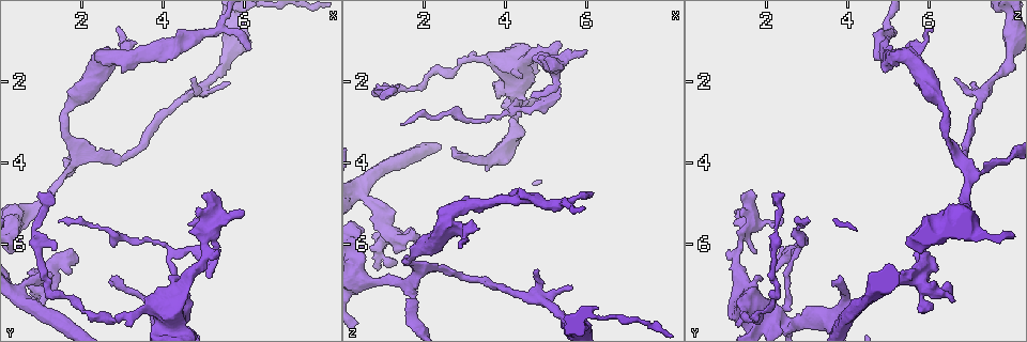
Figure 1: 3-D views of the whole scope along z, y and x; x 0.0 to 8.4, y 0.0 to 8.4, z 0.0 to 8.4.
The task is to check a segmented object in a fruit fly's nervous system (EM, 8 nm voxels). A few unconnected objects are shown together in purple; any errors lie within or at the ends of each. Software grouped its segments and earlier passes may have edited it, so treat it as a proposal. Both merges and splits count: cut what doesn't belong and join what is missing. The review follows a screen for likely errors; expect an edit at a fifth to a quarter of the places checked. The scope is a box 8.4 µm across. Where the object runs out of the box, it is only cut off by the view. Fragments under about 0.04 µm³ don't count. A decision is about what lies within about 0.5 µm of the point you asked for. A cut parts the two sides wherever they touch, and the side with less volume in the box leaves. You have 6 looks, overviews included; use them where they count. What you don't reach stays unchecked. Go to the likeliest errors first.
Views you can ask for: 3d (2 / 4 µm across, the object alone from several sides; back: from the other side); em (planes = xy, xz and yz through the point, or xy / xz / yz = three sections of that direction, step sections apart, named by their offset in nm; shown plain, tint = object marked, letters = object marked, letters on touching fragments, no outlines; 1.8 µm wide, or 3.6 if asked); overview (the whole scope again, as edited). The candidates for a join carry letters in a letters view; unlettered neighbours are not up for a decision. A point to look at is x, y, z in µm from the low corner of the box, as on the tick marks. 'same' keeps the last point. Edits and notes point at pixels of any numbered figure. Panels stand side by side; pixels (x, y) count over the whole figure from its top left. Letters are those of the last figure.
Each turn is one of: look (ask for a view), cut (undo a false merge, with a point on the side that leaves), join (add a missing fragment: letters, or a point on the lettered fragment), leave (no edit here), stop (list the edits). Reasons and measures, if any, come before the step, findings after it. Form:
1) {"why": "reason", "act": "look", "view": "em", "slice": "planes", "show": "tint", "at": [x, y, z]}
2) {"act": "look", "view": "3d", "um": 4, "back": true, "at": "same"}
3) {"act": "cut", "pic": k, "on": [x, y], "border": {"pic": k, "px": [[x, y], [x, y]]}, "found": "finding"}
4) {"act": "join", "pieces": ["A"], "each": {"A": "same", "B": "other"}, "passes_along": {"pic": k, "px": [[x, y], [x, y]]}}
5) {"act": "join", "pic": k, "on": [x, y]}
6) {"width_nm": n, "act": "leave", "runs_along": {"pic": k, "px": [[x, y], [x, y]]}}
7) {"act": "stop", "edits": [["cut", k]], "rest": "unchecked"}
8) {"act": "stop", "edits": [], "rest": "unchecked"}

{"act": "look", "view": "em", "um": 3.6, "slice": "xz", "step": 16, "show": "tint", "at": [0.60, 5.25, 6.90]}

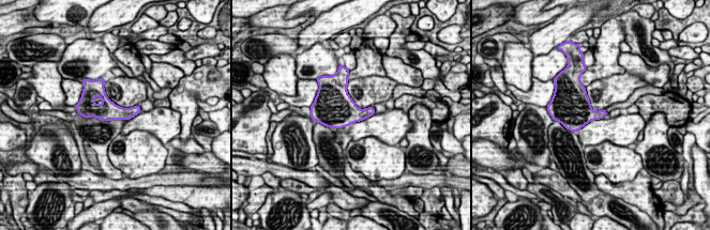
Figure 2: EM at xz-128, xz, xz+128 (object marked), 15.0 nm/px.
{"act": "look", "view": "em", "um": 3.6, "slice": "xz", "step": 16, "show": "letters", "at": "same"}

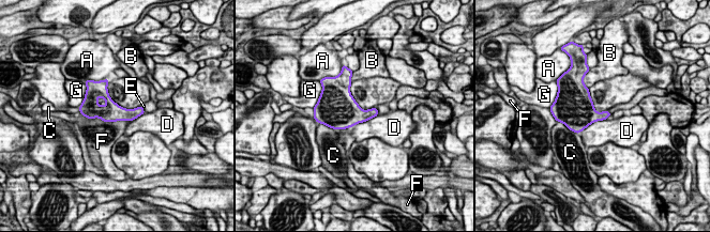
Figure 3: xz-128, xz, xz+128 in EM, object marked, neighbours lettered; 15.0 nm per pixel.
{"width_nm": 240, "longest_contact_nm": ["D", 480], "act": "leave", "each": {"A": "other", "B": "other", "C": "other", "D": "other", "E": "other", "F": "other", "G": "other"}, "found": "all the same cell"}

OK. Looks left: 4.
{"why": "abrupt turn", "act": "look", "view": "em", "slice": "planes", "show": "tint", "at": [4.15, 6.40, 2.65]}

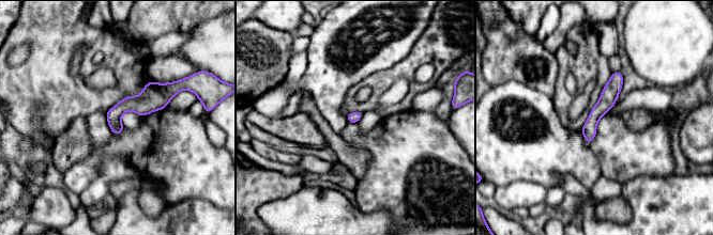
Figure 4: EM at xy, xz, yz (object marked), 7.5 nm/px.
{"act": "look", "view": "em", "slice": "planes", "show": "letters", "at": "same"}

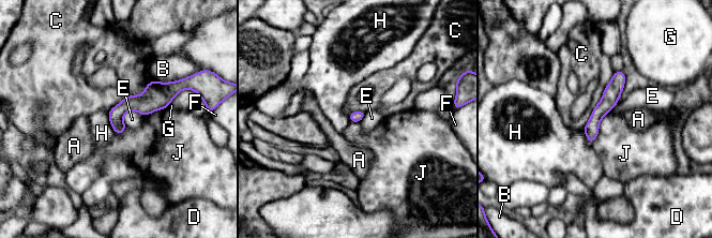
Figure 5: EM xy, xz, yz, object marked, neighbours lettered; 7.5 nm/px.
{"longest_contact_nm": ["C", 500], "act": "leave", "each": {"A": "other", "B": "other", "C": "other", "D": "other", "E": "other", "F": "other", "G": "other", "H": "other", "J": "other"}, "border": {"pic": 5, "px": [[606, 114], [592, 144]]}, "found": "continuous, no second cell"}

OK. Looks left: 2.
{"why": "an open end", "act": "look", "view": "em", "slice": "xy", "step": 4, "show": "tint", "at": [0.75, 7.70, 5.75]}

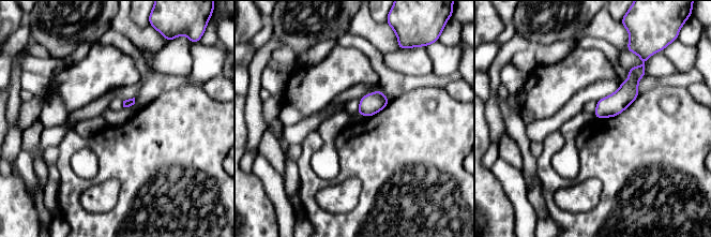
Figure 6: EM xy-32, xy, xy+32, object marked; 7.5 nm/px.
{"why": "cut it another way", "act": "look", "view": "em", "slice": "planes", "show": "letters", "at": "same"}

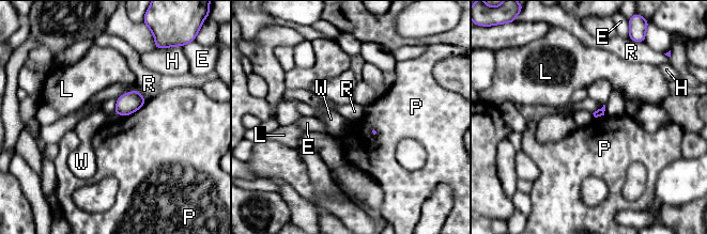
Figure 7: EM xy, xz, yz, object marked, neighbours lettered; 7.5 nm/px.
{"longest_contact_nm": ["P", 220], "act": "leave", "each": {"E": "other", "H": "other", "L": "other", "P": "other", "R": "other", "W": "other"}, "border": {"pic": 7, "px": [[136, 89], [145, 100]]}, "found": "no lettered fragment goes on from it"}

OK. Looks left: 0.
{"act": "stop", "edits": [], "rest": "unchecked"}

